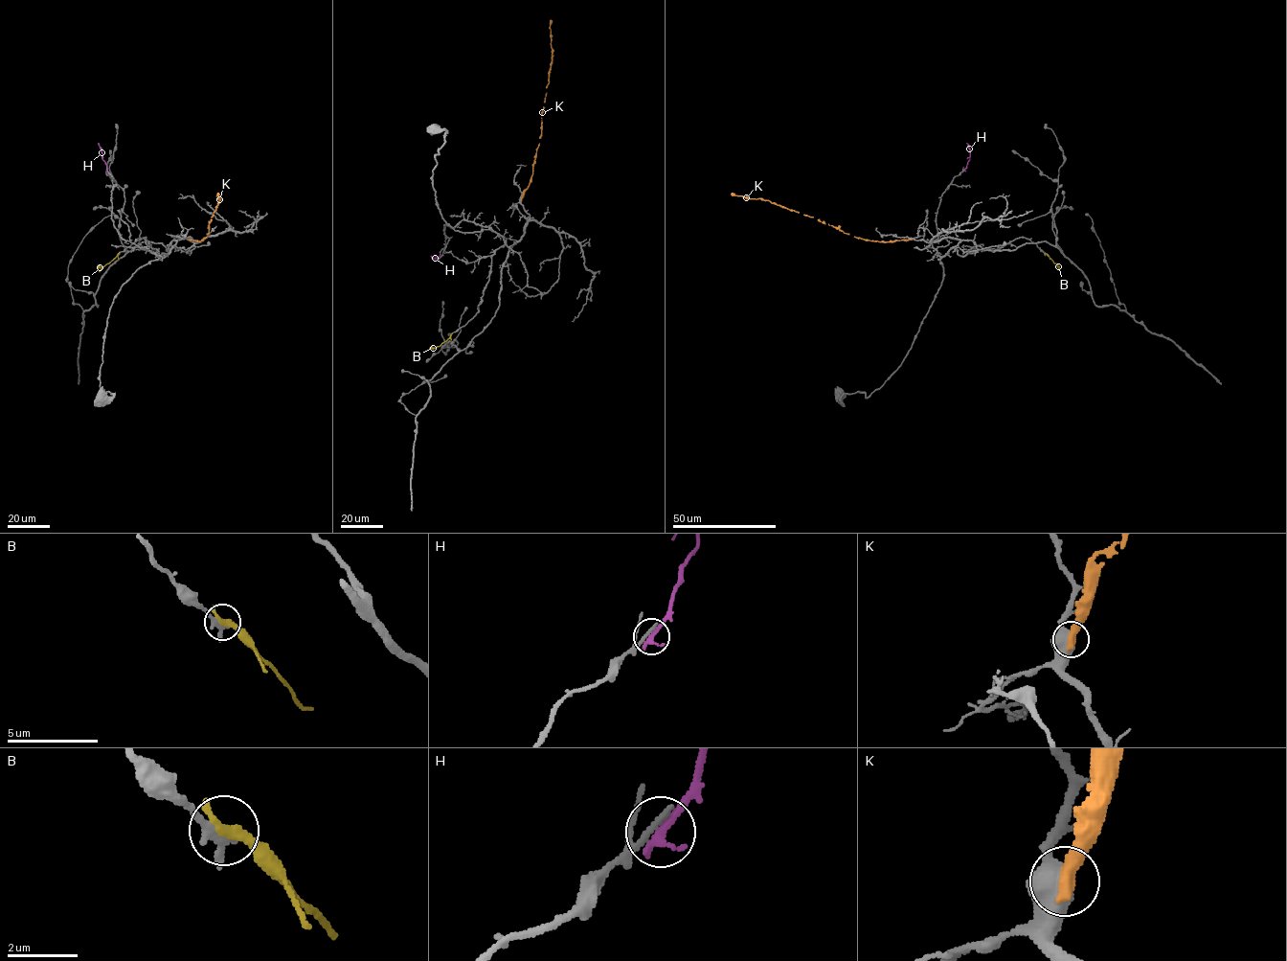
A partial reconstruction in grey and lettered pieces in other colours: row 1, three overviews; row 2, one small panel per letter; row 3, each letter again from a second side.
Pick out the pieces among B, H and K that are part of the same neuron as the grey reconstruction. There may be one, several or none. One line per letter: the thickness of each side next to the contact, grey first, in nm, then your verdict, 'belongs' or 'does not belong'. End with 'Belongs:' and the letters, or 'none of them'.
B: 300 nm thick on the grey side, 360 nm on the other; does not belong
H: 150 nm thick on the grey side, 280 nm on the other; does not belong
K: 500 nm thick on the grey side, 460 nm on the other; does not belong
Belongs: none of them

